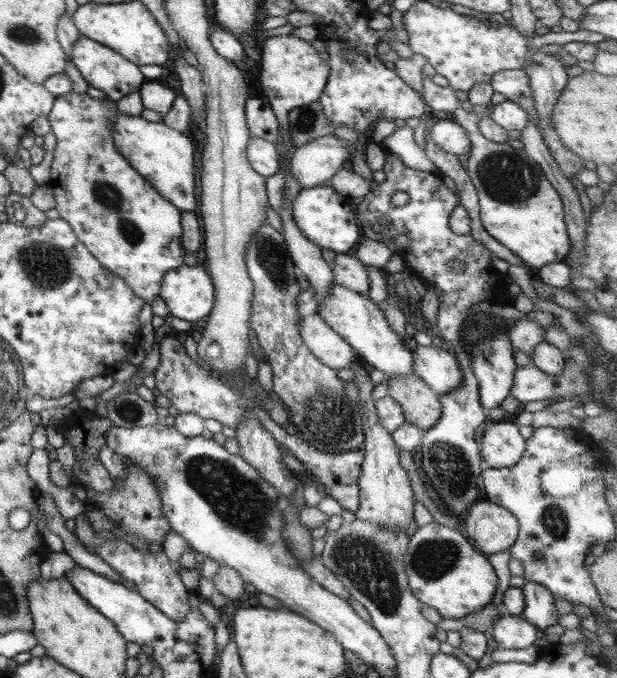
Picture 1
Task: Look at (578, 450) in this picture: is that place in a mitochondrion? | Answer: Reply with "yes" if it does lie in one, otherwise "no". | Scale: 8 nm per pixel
no

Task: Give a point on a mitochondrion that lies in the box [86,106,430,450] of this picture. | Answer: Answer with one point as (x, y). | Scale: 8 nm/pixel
(271, 257)

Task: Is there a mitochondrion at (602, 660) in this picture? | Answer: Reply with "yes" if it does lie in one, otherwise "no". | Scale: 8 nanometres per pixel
no

